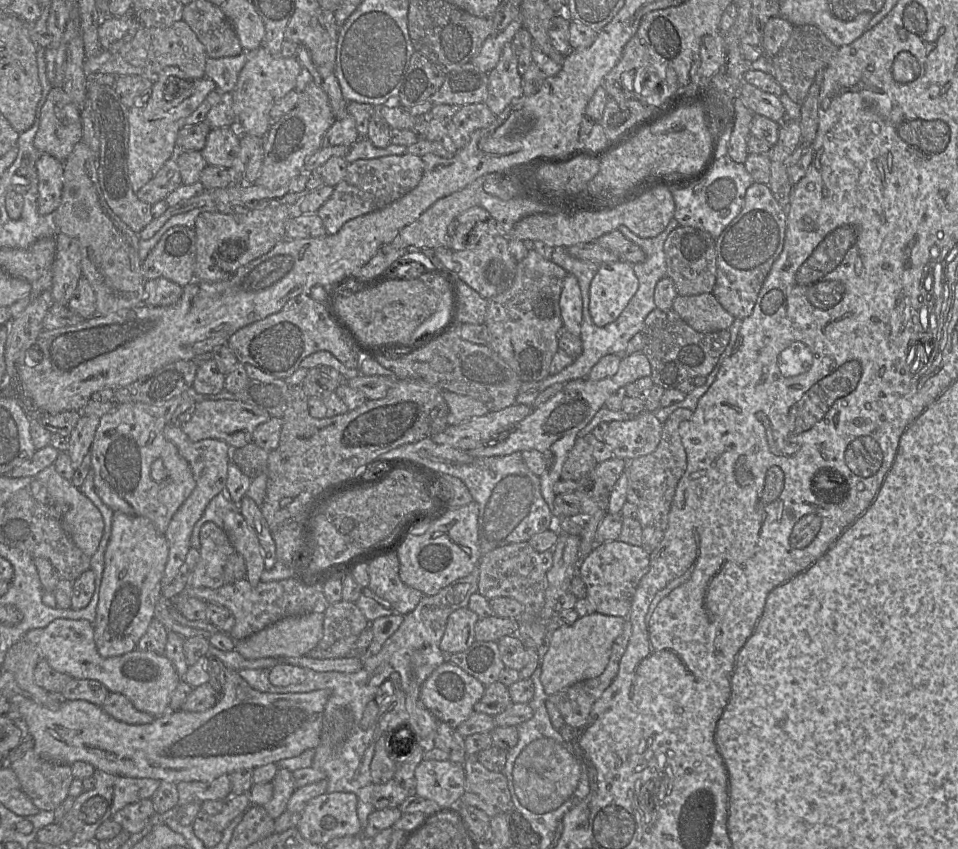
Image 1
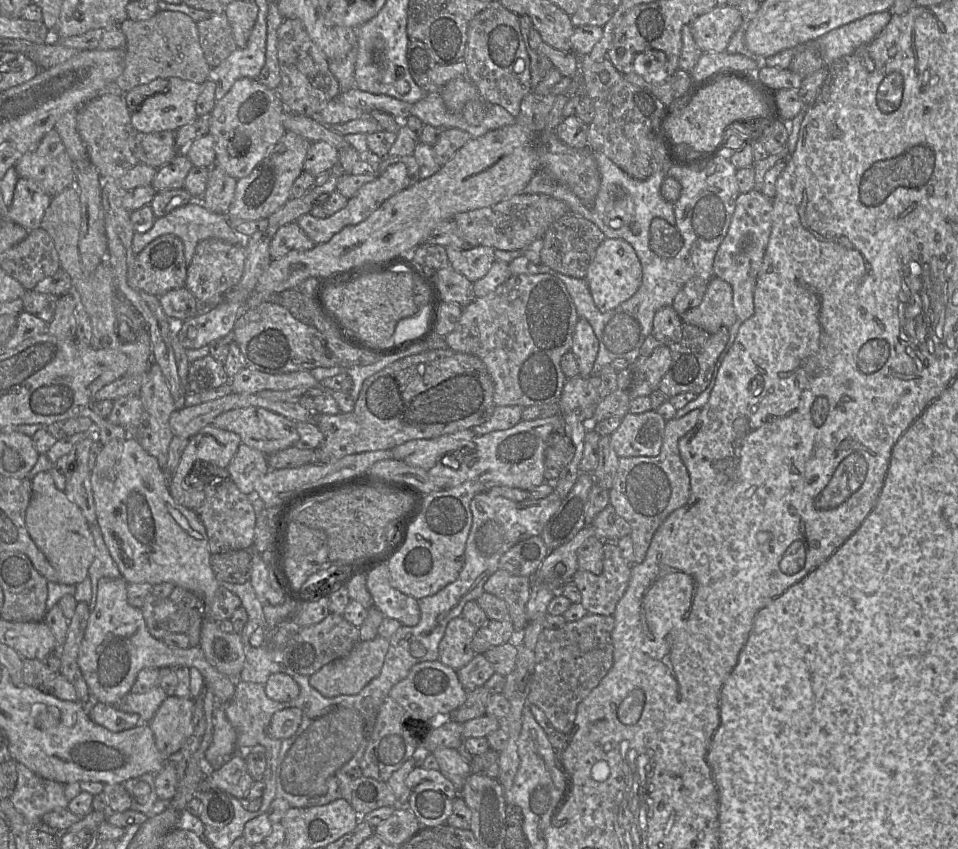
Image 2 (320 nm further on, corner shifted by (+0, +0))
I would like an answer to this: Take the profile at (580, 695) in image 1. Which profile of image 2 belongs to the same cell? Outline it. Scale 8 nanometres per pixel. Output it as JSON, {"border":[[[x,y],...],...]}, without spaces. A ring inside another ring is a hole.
{"border":[[[587,614],[578,621],[566,622],[557,629],[543,629],[535,647],[535,668],[527,696],[528,704],[539,707],[555,731],[569,734],[576,719],[578,705],[598,686],[613,665],[613,615]],[[582,632],[593,632],[597,645],[582,653],[578,640]]]}

